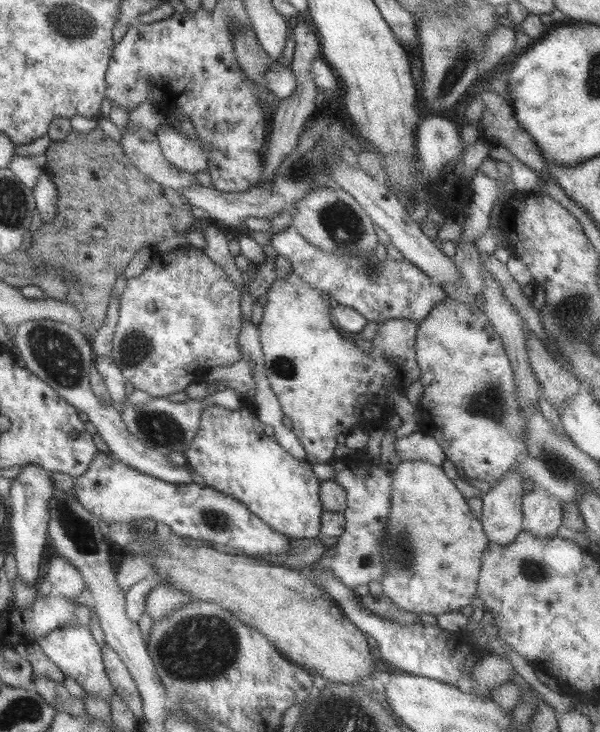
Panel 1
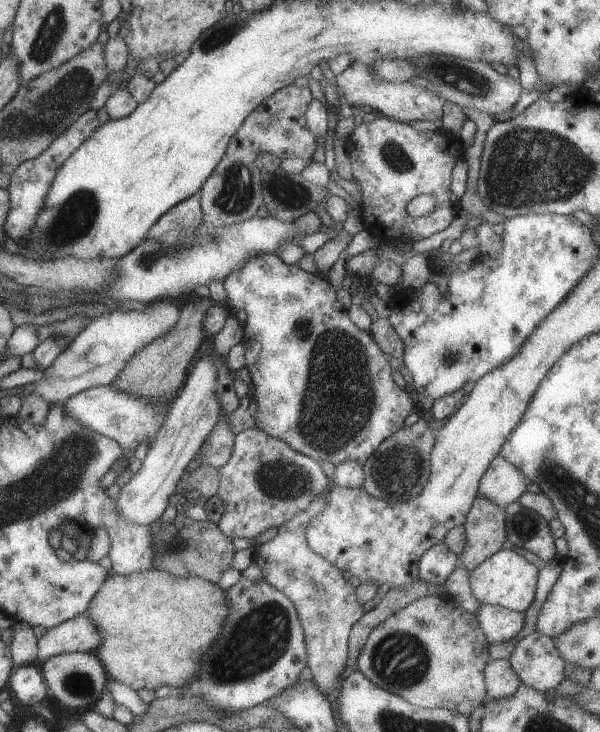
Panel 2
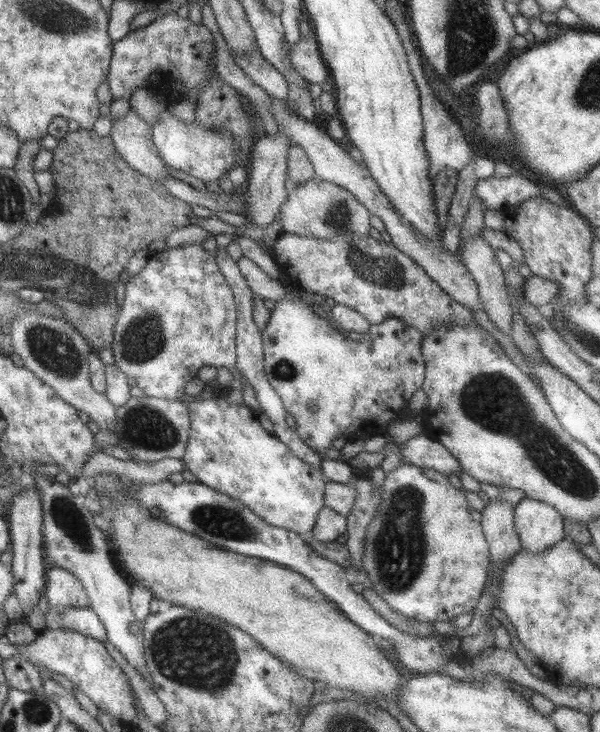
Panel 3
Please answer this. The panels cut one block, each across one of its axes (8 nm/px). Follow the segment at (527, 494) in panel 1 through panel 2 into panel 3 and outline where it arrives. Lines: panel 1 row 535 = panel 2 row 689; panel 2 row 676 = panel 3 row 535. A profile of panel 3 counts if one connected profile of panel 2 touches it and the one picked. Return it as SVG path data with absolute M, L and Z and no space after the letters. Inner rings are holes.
M523 497L514 506L514 523L521 549L538 553L565 538L564 518L552 506Z

